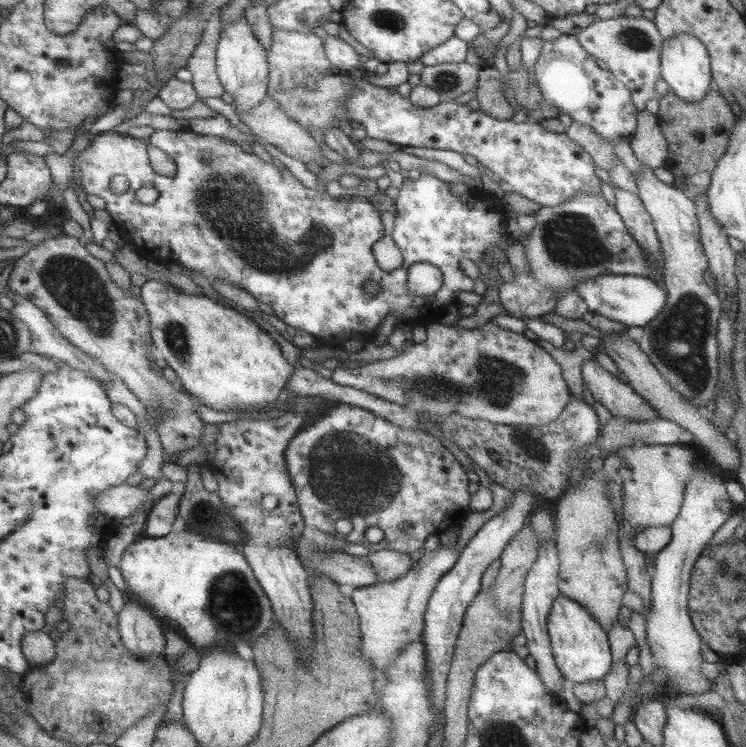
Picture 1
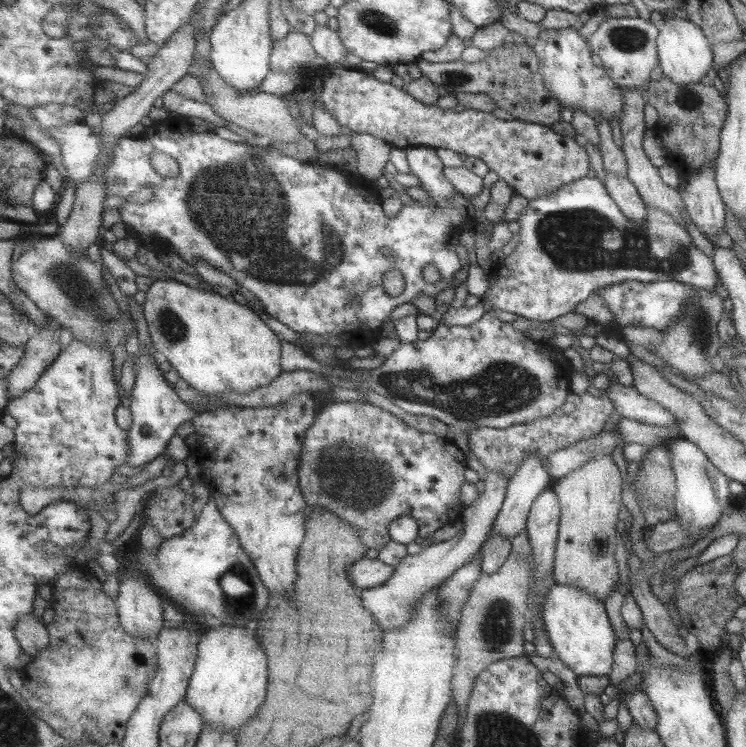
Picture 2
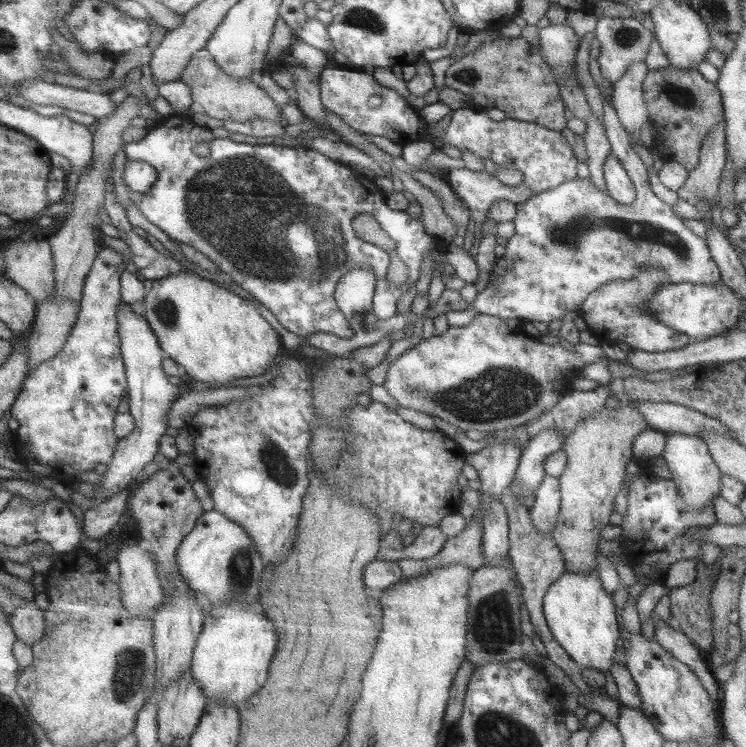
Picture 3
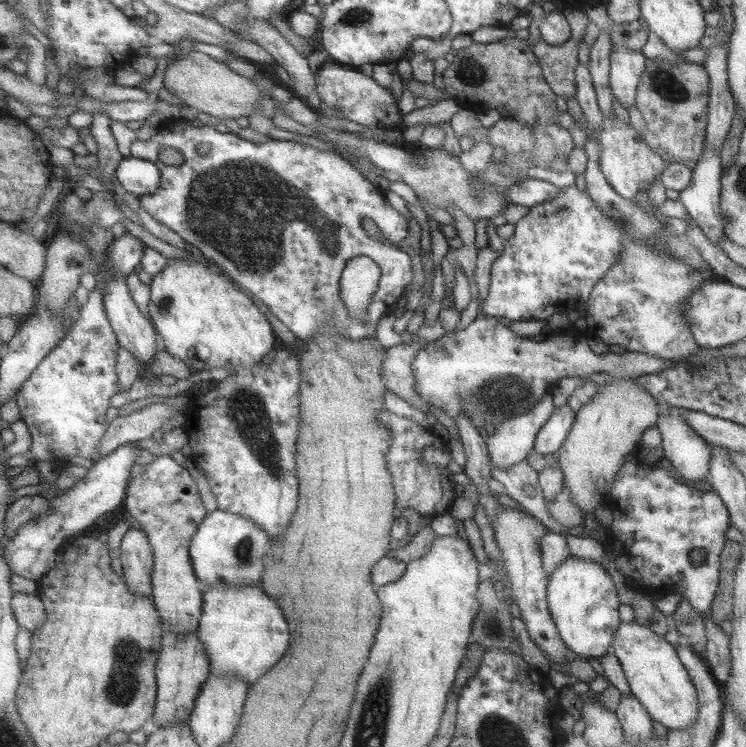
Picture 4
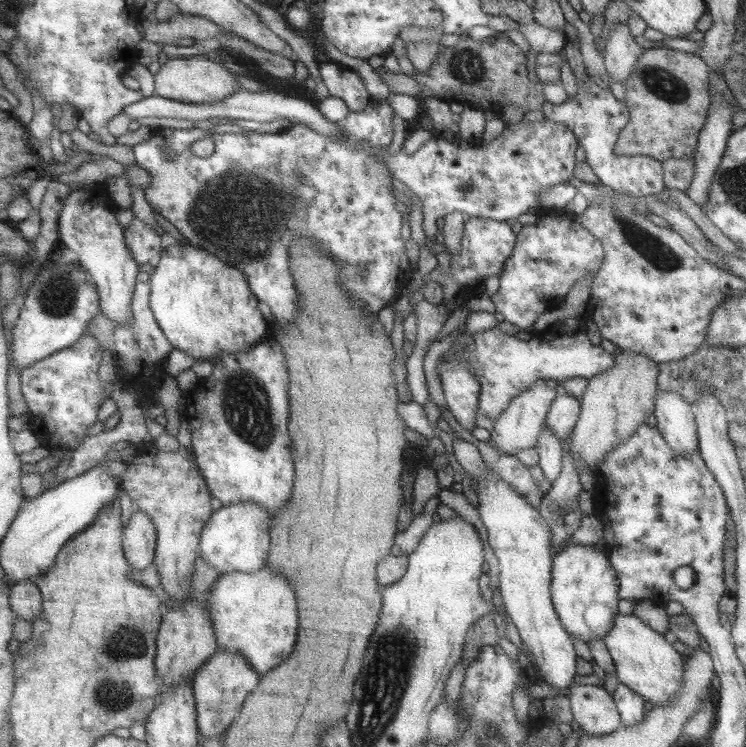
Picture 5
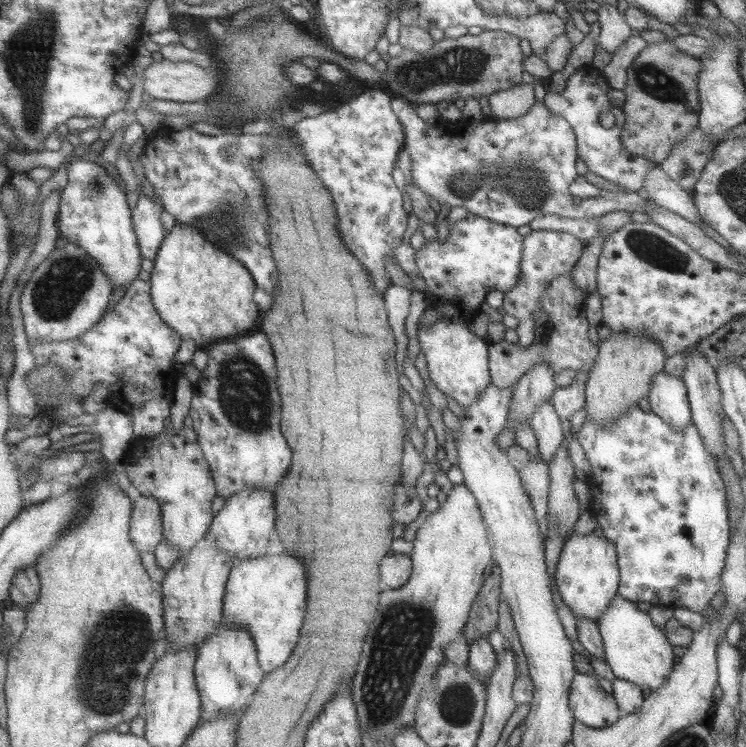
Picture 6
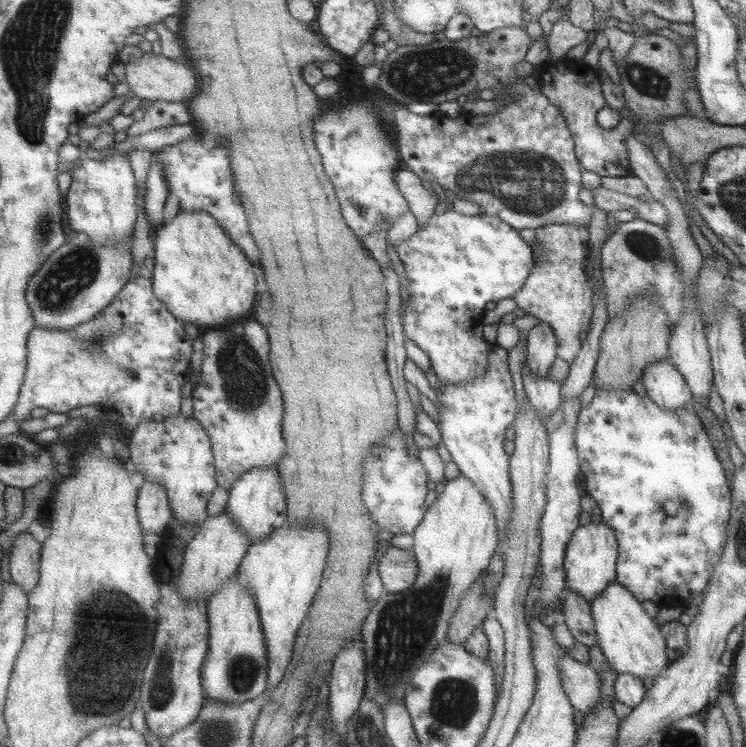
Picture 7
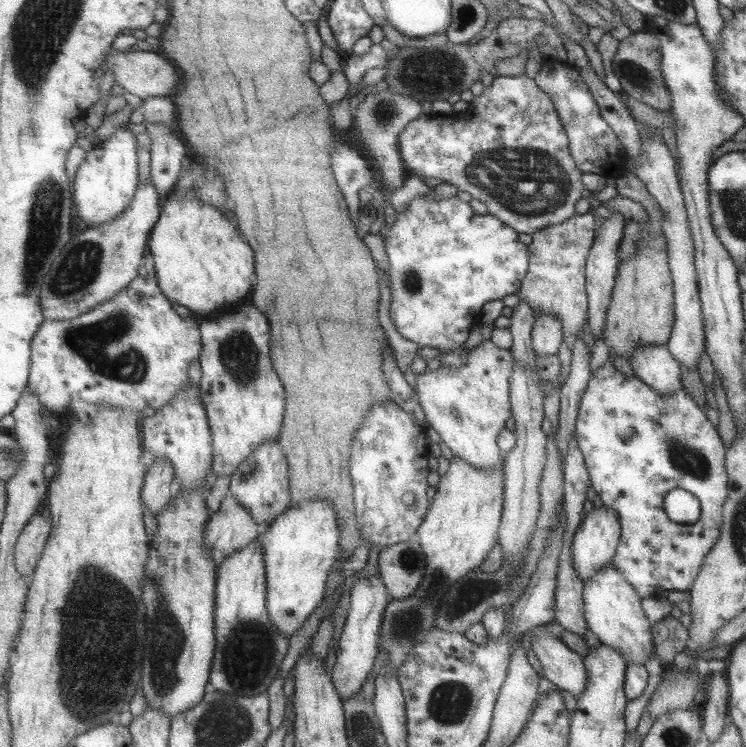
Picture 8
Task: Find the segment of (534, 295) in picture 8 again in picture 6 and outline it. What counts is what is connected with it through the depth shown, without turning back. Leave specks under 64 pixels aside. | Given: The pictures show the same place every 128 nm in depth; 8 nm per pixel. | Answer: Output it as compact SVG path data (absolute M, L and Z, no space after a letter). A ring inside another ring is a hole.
M570 272L560 274L557 278L552 278L548 282L546 290L543 291L539 299L539 310L547 314L547 321L551 322L549 334L546 342L541 342L539 346L517 346L511 342L499 340L492 342L487 339L487 367L489 368L491 385L497 388L513 388L521 379L525 371L529 371L533 365L539 361L549 363L549 369L553 373L563 369L573 370L576 374L579 371L588 373L595 359L597 358L598 346L592 344L586 337L588 322L586 321L586 298L578 289L578 286L571 280Z

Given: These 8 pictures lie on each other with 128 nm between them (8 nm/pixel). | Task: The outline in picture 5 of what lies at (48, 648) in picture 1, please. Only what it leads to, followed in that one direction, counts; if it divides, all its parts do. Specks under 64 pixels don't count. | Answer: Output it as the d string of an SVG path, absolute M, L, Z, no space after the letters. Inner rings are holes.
M35 579L19 582L10 592L15 614L33 623L43 614L44 598Z

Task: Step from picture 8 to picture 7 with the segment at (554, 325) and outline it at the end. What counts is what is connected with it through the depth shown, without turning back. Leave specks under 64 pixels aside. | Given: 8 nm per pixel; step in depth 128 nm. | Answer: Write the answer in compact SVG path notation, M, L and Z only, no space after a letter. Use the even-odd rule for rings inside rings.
M539 321L526 333L525 365L533 377L546 379L547 370L555 361L557 340L547 322Z

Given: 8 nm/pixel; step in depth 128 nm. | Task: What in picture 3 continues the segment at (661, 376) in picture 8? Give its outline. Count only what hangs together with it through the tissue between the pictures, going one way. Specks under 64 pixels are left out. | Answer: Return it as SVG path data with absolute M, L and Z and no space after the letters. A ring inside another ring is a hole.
M667 433L665 436L664 452L668 471L671 473L671 481L674 482L677 494L682 502L693 510L700 510L720 494L720 480L722 474L713 462L707 451L707 445L699 437L687 436L680 433Z

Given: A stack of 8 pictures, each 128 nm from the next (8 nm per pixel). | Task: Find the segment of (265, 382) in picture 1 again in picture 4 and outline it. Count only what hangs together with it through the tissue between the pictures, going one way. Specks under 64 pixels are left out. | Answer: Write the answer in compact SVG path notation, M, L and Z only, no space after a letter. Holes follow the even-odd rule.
M170 259L168 267L149 281L152 286L151 319L165 341L165 350L187 363L193 372L223 366L229 366L234 370L249 369L259 365L271 350L280 347L280 341L273 332L271 322L257 308L257 304L247 295L247 291L243 293L242 289L238 289L238 285L211 262L206 266L194 260L189 262L183 259Z

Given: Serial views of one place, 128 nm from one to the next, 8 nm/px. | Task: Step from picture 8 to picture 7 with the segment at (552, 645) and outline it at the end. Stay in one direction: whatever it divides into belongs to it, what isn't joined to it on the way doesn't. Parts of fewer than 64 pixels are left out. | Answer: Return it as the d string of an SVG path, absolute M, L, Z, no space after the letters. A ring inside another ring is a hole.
M566 651L556 665L570 705L584 715L596 708L600 702L600 678L595 671L571 658Z

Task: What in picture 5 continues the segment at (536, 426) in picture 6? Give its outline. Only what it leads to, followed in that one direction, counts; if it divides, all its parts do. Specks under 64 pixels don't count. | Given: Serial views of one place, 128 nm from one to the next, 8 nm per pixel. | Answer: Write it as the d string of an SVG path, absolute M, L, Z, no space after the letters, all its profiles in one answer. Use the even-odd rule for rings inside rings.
M546 424L542 426L541 433L537 437L537 443L533 450L538 454L538 467L549 484L553 484L559 476L562 467L562 444L555 434L551 433Z

